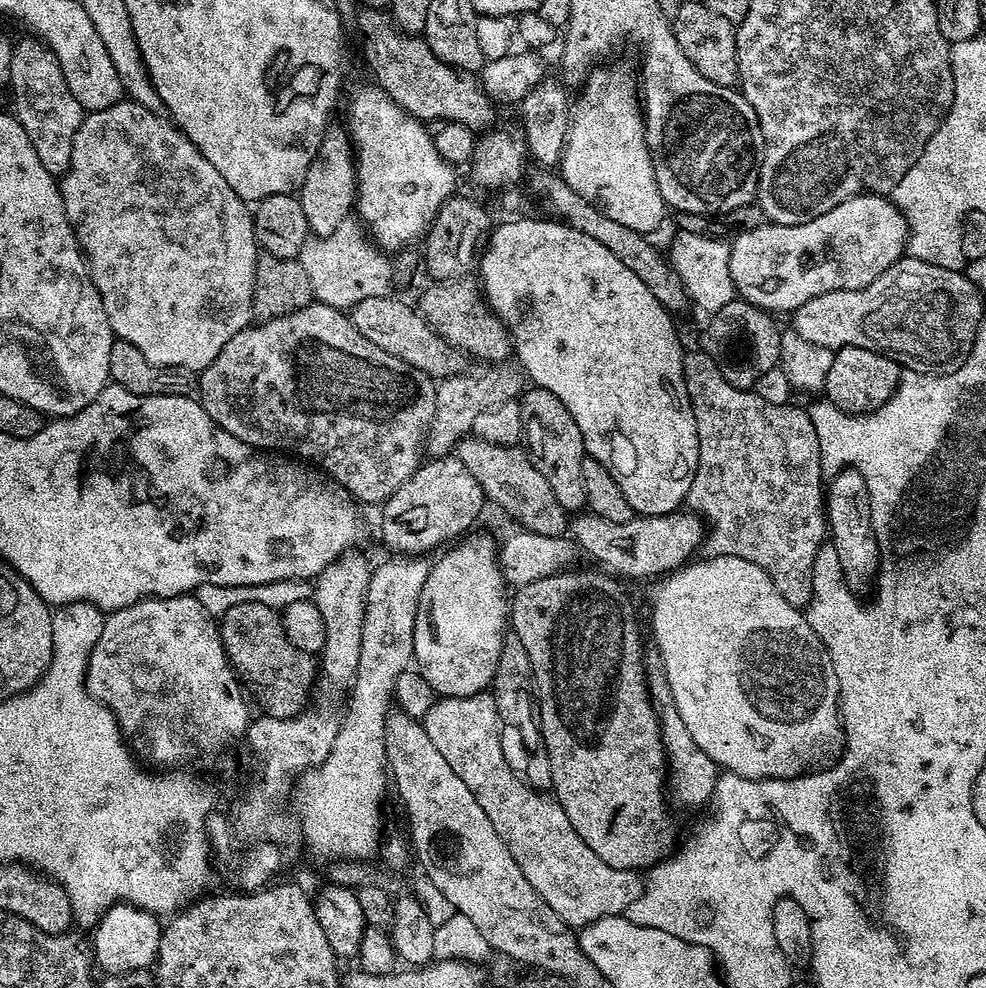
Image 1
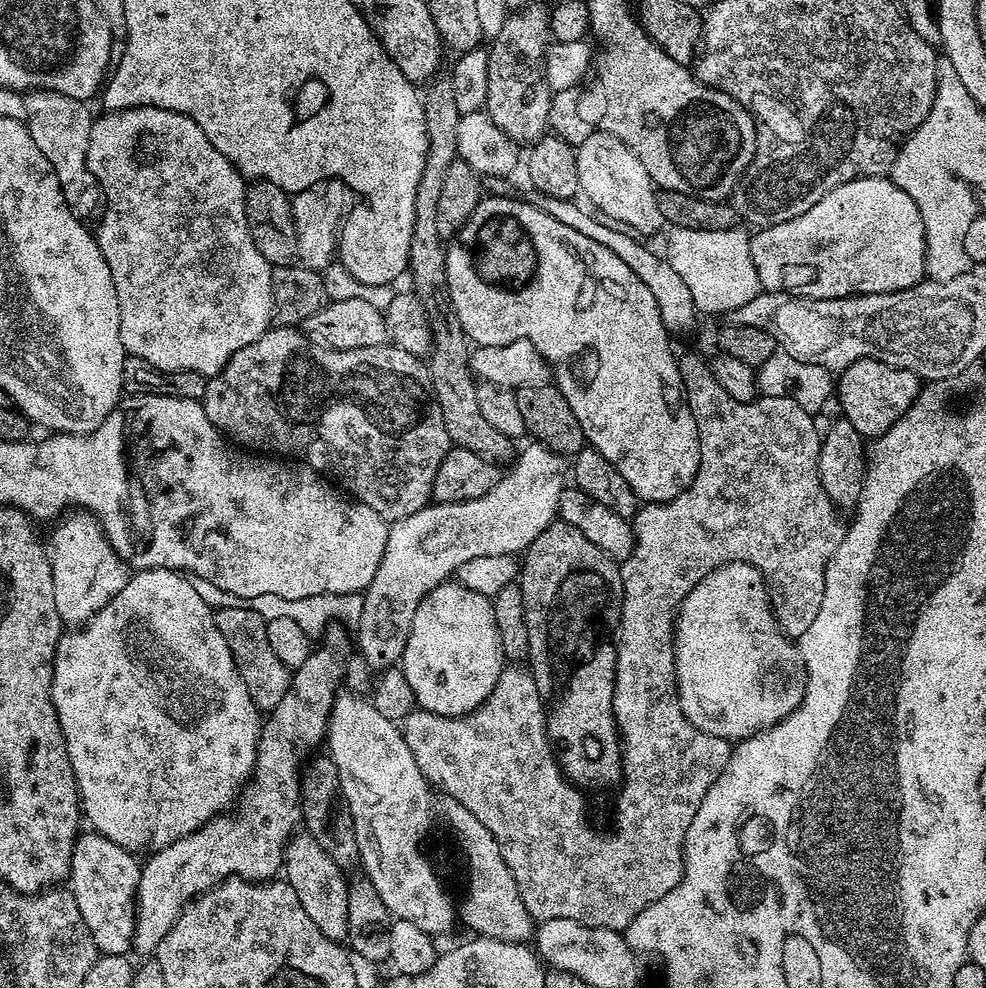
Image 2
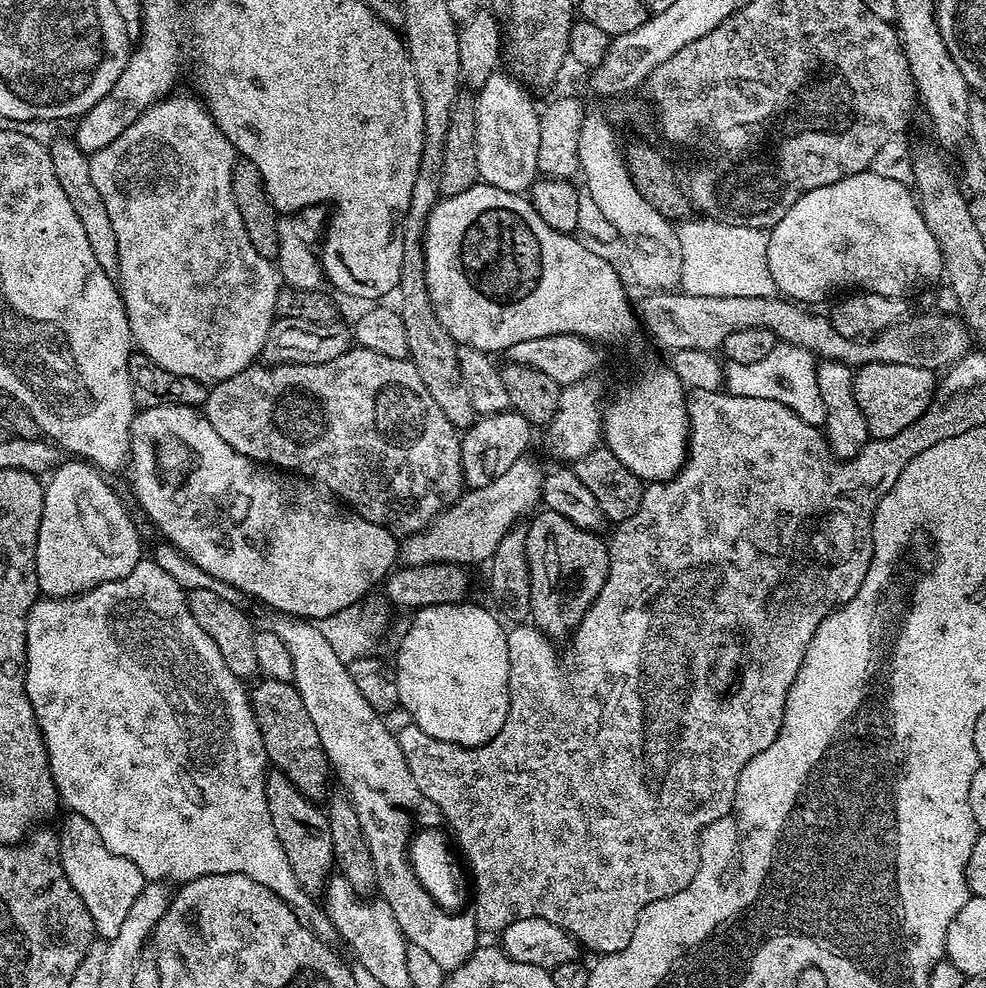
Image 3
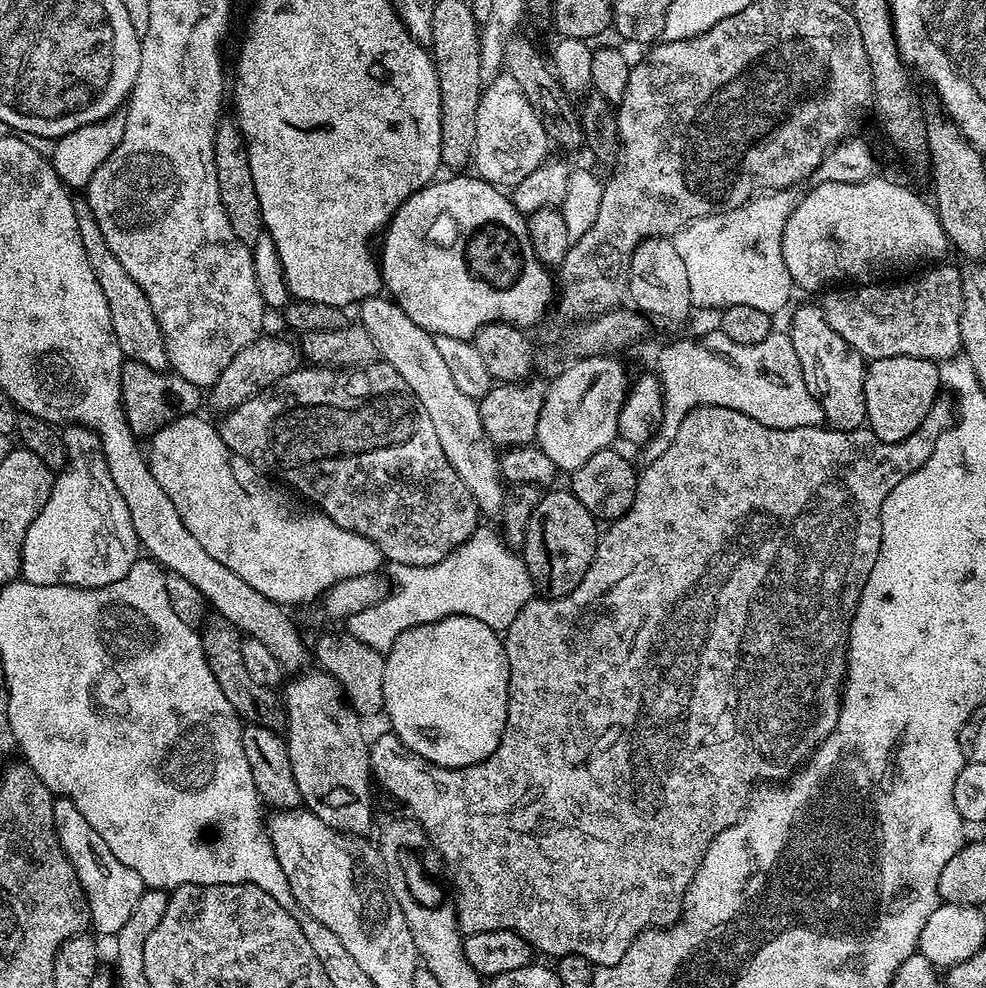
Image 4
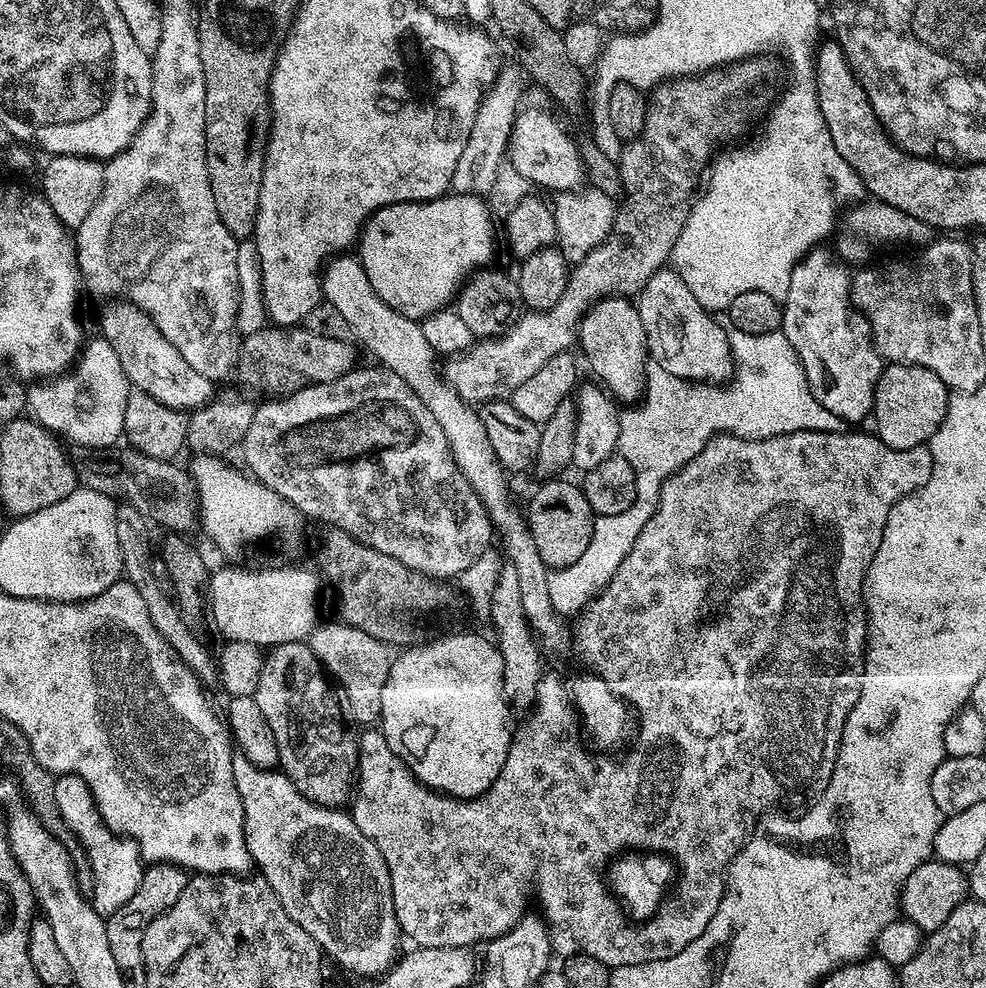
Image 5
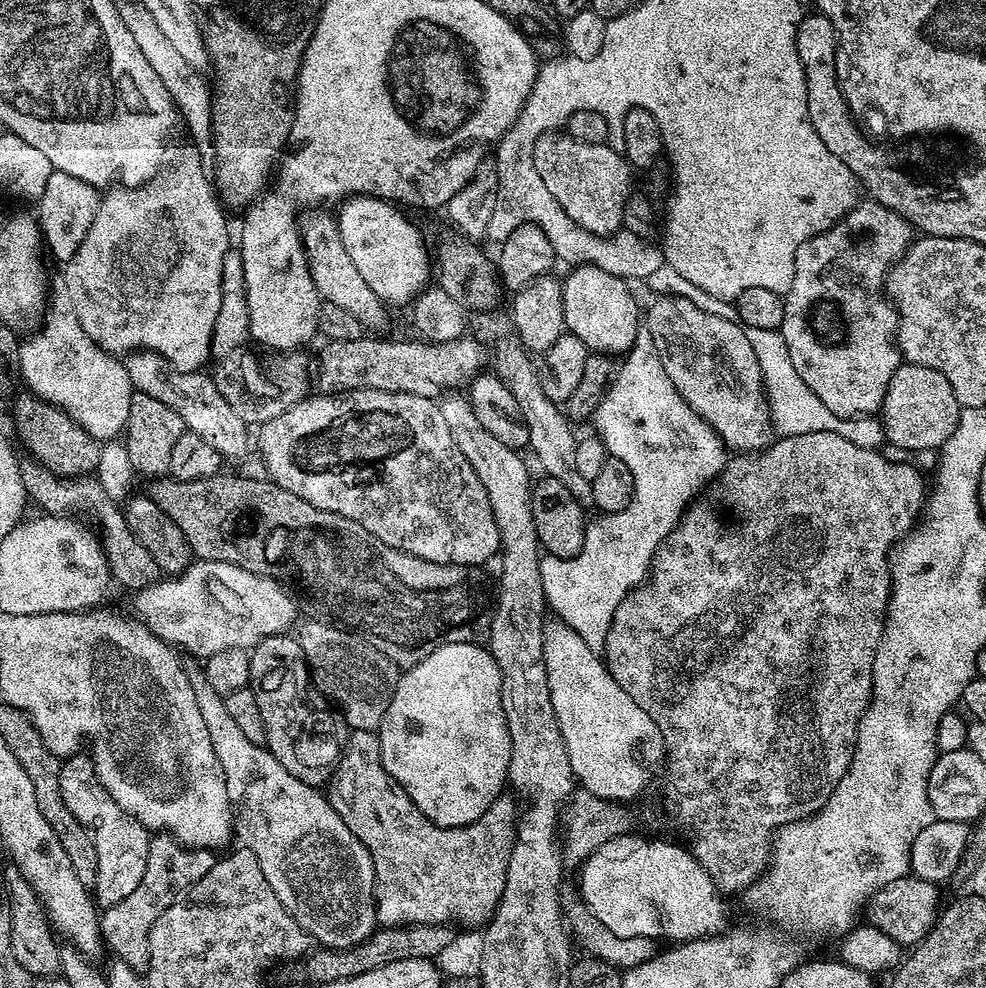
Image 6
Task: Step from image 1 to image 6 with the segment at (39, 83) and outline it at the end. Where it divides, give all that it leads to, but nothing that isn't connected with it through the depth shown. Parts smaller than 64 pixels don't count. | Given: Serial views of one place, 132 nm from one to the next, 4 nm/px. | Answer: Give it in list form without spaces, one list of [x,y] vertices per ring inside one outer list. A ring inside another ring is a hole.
[[[147,350],[131,353],[126,363],[135,391],[150,394],[150,398],[158,398],[158,402],[170,406],[170,410],[174,410],[174,414],[182,418],[185,429],[210,442],[210,446],[214,446],[216,453],[225,461],[236,460],[247,454],[250,426],[242,422],[242,418],[234,414],[230,402],[226,402],[226,398],[218,394],[218,386],[211,375],[203,376],[205,373],[200,370],[179,372],[166,358]]]

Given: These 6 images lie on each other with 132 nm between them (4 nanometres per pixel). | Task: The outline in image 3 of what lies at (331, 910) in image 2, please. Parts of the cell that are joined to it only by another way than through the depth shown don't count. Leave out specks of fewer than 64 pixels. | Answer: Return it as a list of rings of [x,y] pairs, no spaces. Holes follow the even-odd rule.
[[[269,771],[264,777],[264,785],[266,806],[270,806],[270,818],[274,822],[274,834],[278,834],[282,850],[286,850],[286,858],[294,870],[294,878],[298,878],[300,886],[309,894],[323,893],[334,868],[330,826],[325,809],[319,803],[305,798],[292,785],[290,778],[286,778],[284,772]]]

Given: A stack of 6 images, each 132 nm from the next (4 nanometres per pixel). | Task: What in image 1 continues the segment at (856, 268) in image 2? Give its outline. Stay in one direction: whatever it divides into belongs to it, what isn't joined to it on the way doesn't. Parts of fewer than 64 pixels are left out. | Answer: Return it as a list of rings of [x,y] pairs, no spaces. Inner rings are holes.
[[[884,194],[855,196],[834,206],[834,210],[826,210],[826,214],[810,222],[766,222],[761,228],[739,233],[736,238],[730,244],[730,276],[732,285],[736,287],[737,297],[772,314],[791,313],[798,306],[810,302],[810,298],[818,298],[818,294],[826,294],[839,288],[865,288],[870,282],[874,282],[874,278],[890,270],[892,264],[900,261],[905,255],[907,243],[904,215]]]

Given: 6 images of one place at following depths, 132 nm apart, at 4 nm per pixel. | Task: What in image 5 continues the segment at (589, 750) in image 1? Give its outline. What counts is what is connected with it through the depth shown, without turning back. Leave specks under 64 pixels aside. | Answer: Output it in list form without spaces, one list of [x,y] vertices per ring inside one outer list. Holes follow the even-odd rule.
[[[553,478],[541,483],[526,507],[528,529],[534,538],[534,546],[538,546],[538,554],[550,570],[574,566],[574,562],[586,554],[586,546],[590,546],[592,537],[594,514],[590,510],[590,502],[586,502],[584,489],[579,483],[571,484],[564,479]]]

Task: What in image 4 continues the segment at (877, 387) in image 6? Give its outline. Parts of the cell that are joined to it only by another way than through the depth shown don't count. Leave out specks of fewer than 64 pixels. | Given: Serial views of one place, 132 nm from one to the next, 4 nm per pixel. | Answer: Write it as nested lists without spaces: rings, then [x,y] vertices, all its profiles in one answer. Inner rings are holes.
[[[804,304],[792,316],[790,335],[794,342],[794,350],[798,354],[798,366],[802,366],[802,378],[806,378],[808,389],[814,394],[818,406],[822,406],[824,419],[837,432],[849,432],[855,428],[865,427],[866,414],[866,357],[858,354],[826,322],[823,307]]]

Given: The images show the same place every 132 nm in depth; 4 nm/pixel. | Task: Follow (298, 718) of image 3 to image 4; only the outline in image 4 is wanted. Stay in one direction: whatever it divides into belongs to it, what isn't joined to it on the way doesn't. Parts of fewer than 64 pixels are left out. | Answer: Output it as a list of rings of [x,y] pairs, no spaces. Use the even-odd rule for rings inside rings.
[[[208,614],[205,615],[199,634],[204,653],[210,662],[210,670],[214,670],[214,678],[218,678],[218,686],[222,686],[222,694],[226,694],[226,702],[234,706],[241,721],[250,724],[265,724],[268,728],[277,730],[283,729],[286,717],[281,697],[273,689],[254,682],[254,678],[246,674],[246,665],[242,663],[242,650],[240,649],[242,633],[226,618]]]

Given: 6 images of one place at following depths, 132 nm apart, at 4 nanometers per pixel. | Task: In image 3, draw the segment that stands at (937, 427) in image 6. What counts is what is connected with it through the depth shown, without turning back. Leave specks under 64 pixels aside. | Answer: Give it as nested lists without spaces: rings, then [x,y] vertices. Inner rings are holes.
[[[894,362],[859,365],[852,377],[852,385],[862,418],[866,418],[869,437],[874,440],[894,438],[894,434],[902,434],[910,422],[918,422],[918,418],[926,414],[926,406],[930,406],[937,383],[937,373],[931,368]]]

